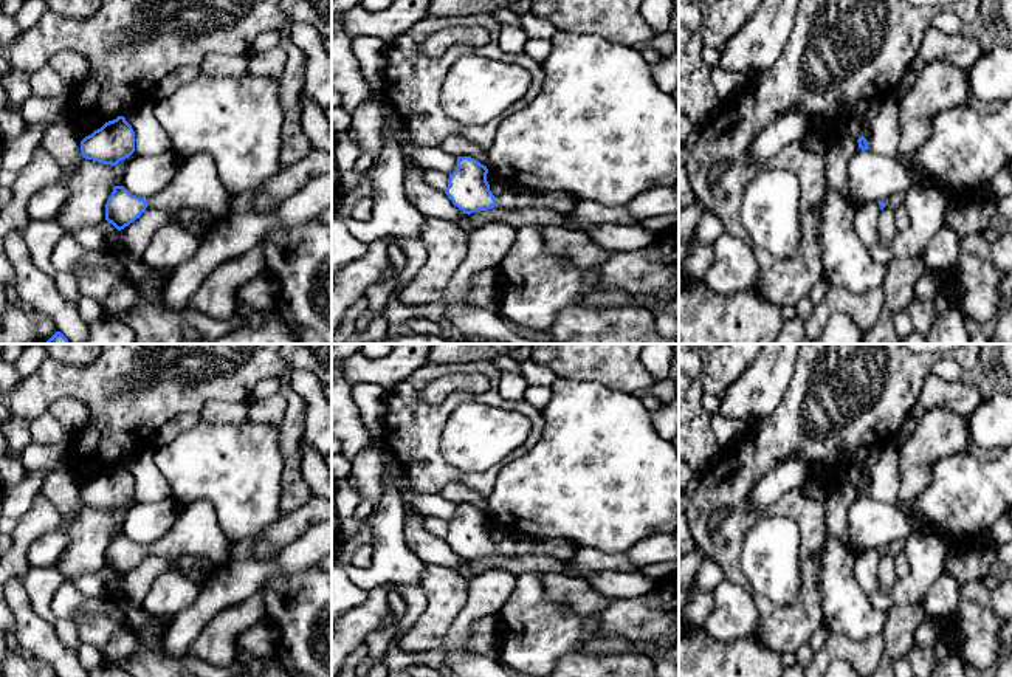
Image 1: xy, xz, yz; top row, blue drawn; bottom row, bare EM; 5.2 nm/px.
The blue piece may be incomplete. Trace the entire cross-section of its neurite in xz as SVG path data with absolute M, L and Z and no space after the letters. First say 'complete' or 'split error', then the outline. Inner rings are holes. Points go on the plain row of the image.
split error | M457 503L457 516L449 521L448 534L445 541L457 553L463 561L473 561L477 558L487 558L494 553L502 556L524 556L524 555L550 555L559 561L570 561L580 547L575 544L563 539L563 538L538 538L538 536L524 536L516 531L507 534L507 538L494 544L490 538L490 531L487 528L488 516L487 513L480 511L477 507L471 503Z

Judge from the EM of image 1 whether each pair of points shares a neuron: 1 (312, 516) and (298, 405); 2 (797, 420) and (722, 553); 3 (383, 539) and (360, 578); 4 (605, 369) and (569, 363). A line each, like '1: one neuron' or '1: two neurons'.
1: two neurons
2: one neuron
3: one neuron
4: one neuron

